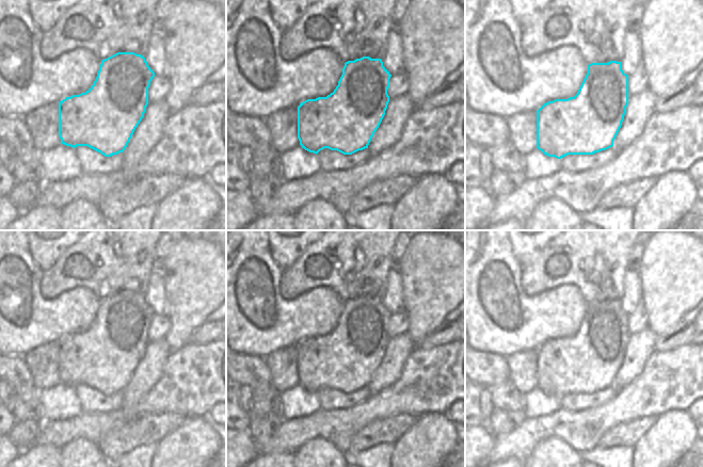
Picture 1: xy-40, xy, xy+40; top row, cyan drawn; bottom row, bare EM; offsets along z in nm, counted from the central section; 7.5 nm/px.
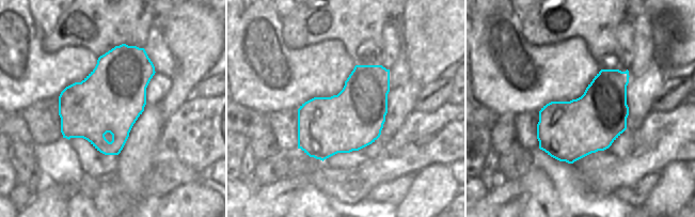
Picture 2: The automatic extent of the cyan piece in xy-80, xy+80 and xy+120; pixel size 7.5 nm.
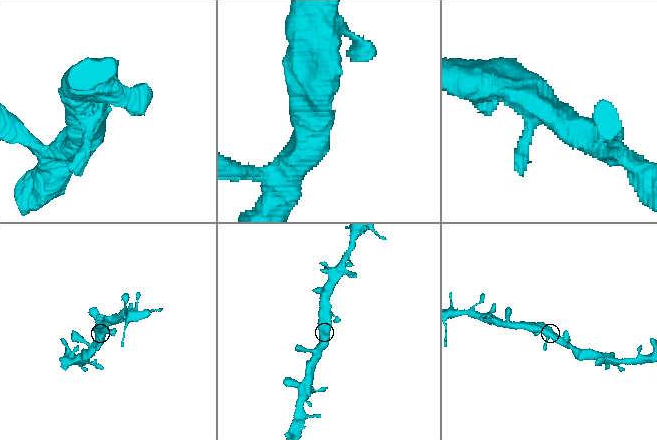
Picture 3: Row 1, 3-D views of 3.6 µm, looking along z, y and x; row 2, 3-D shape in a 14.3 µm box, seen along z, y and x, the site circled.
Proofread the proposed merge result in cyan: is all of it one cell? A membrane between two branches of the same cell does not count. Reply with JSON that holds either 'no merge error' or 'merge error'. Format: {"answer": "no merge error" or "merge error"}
{"answer": "no merge error"}

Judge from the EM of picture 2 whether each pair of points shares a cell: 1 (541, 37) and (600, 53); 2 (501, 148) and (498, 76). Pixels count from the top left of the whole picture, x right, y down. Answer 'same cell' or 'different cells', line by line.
1: same cell
2: different cells

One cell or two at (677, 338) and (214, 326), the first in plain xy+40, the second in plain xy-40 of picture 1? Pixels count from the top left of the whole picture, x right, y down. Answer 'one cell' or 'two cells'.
one cell

